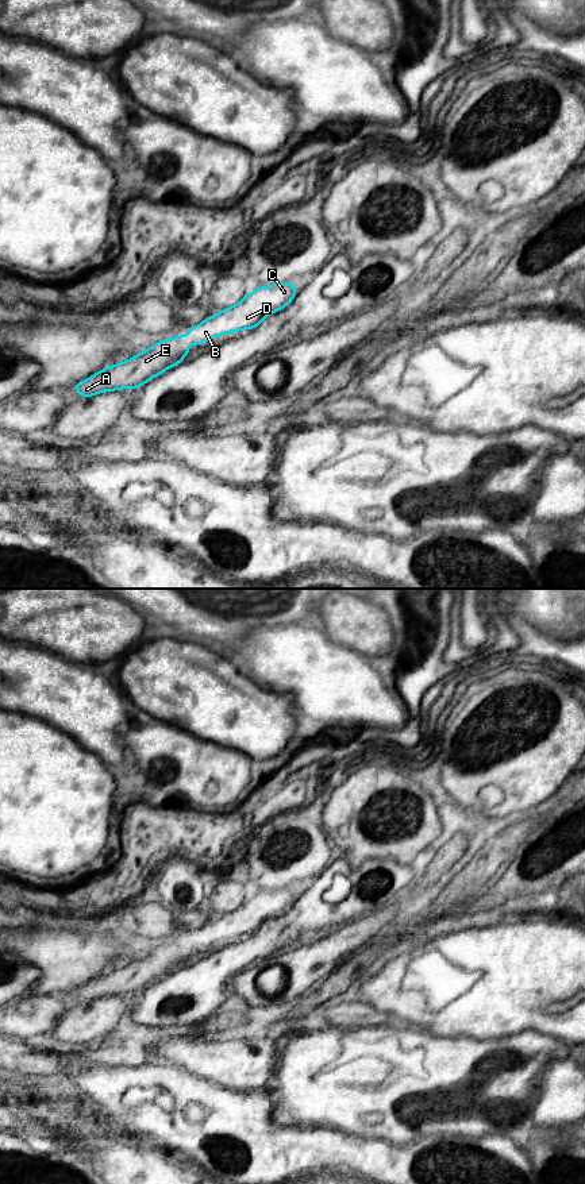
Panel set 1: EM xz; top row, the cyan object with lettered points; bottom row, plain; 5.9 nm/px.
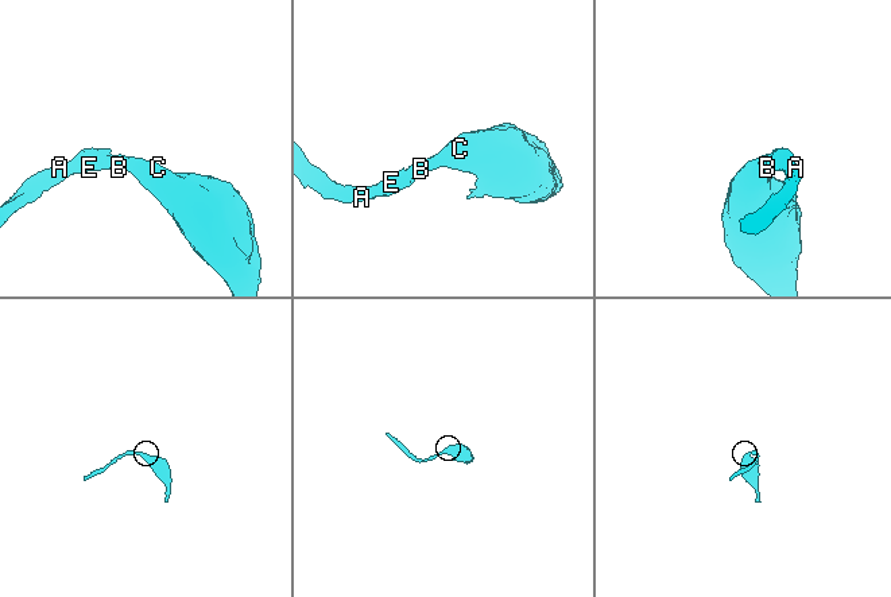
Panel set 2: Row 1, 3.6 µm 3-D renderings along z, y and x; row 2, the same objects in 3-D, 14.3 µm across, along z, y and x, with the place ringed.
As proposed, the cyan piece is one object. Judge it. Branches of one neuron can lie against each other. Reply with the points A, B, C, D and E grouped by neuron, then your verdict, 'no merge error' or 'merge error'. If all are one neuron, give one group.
A B C D E; no merge error

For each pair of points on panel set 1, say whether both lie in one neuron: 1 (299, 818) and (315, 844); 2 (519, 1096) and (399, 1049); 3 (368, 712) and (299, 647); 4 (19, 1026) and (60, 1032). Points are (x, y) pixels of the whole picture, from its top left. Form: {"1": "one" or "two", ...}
{"1": "one", "2": "one", "3": "one", "4": "two"}

